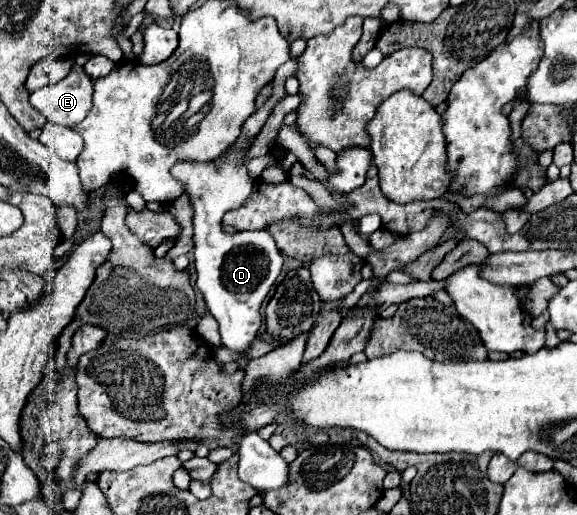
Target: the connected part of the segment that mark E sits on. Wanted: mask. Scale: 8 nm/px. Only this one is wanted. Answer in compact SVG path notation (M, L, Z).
M70 72L60 82L44 86L30 94L30 104L38 112L42 112L46 116L46 120L66 126L66 128L72 128L72 126L80 124L80 120L84 120L84 116L88 114L90 102L92 102L92 80L84 72Z

